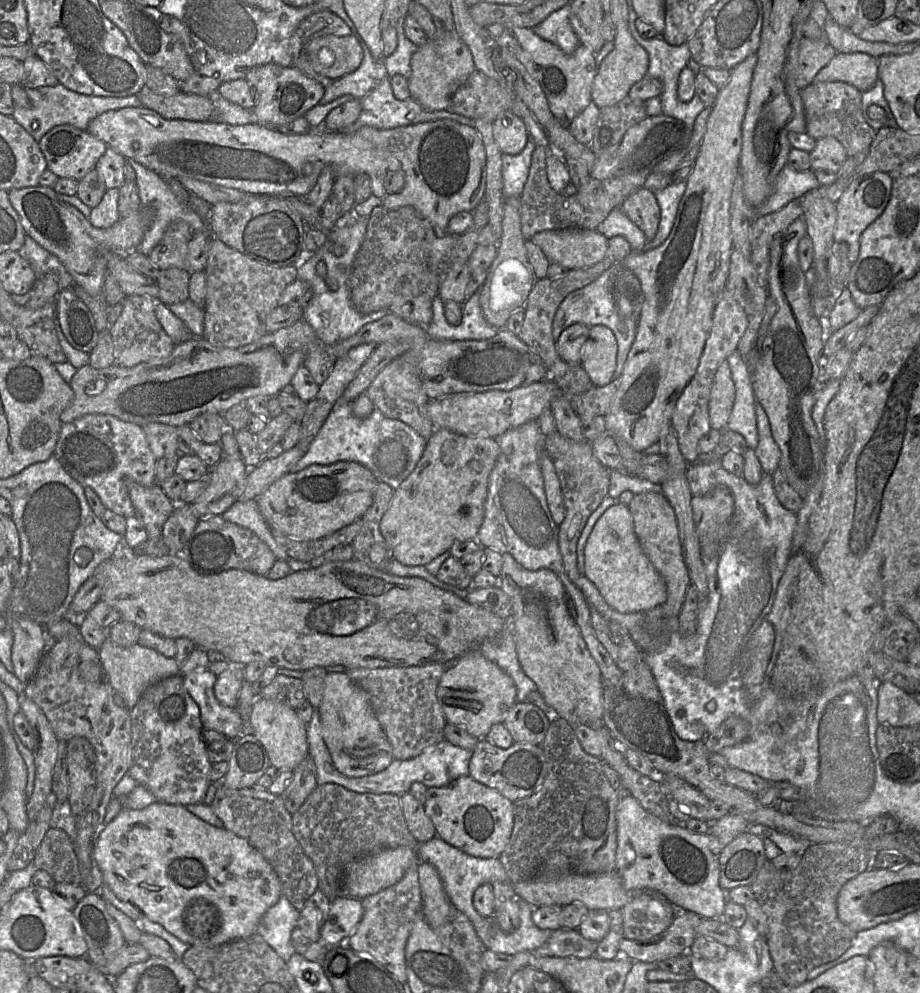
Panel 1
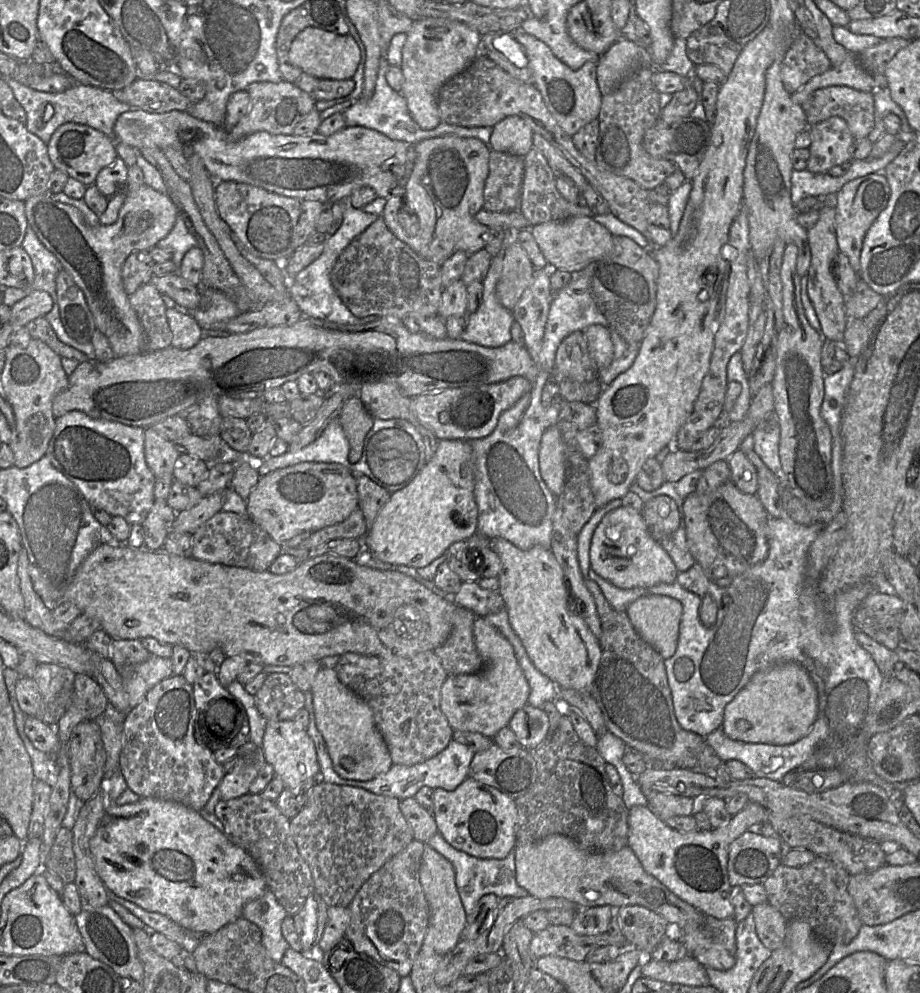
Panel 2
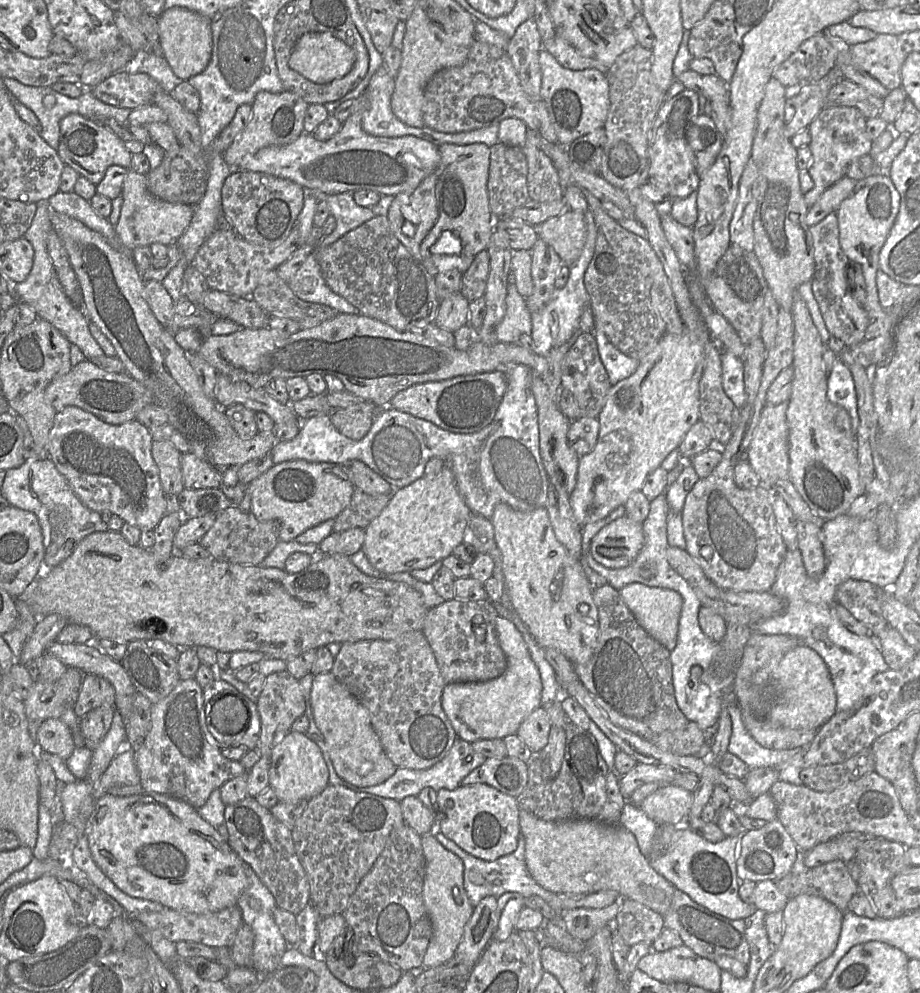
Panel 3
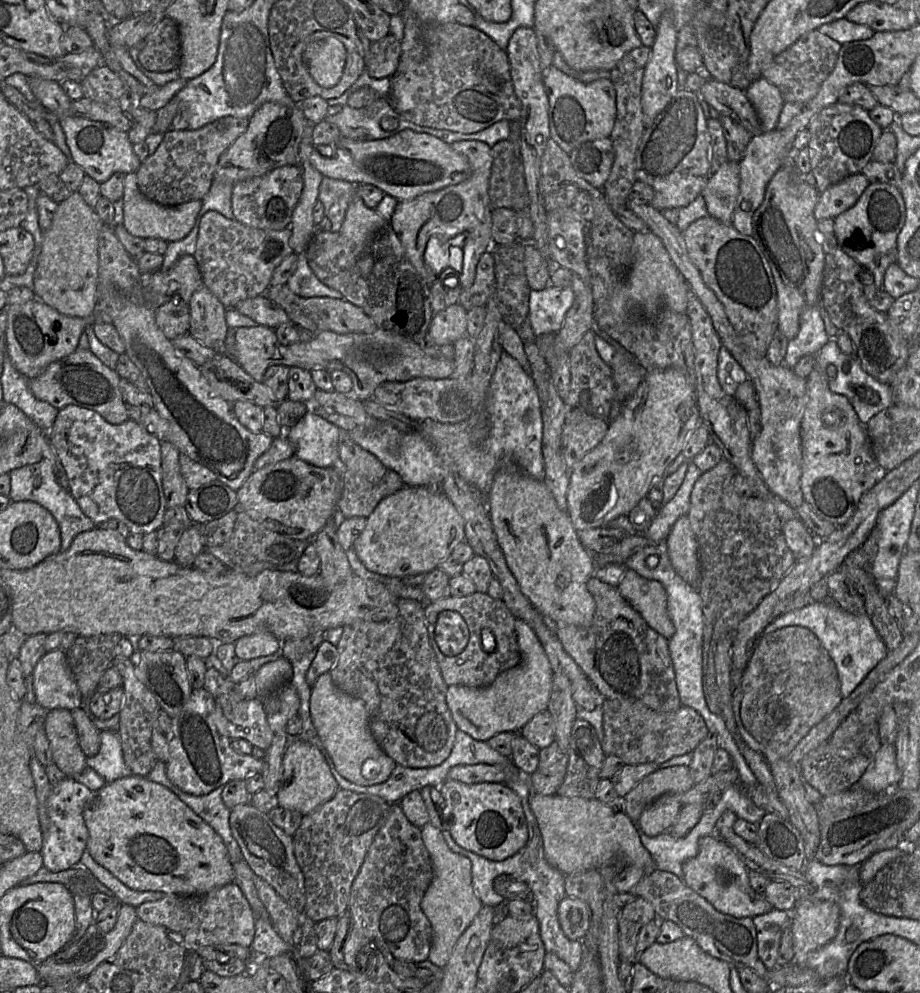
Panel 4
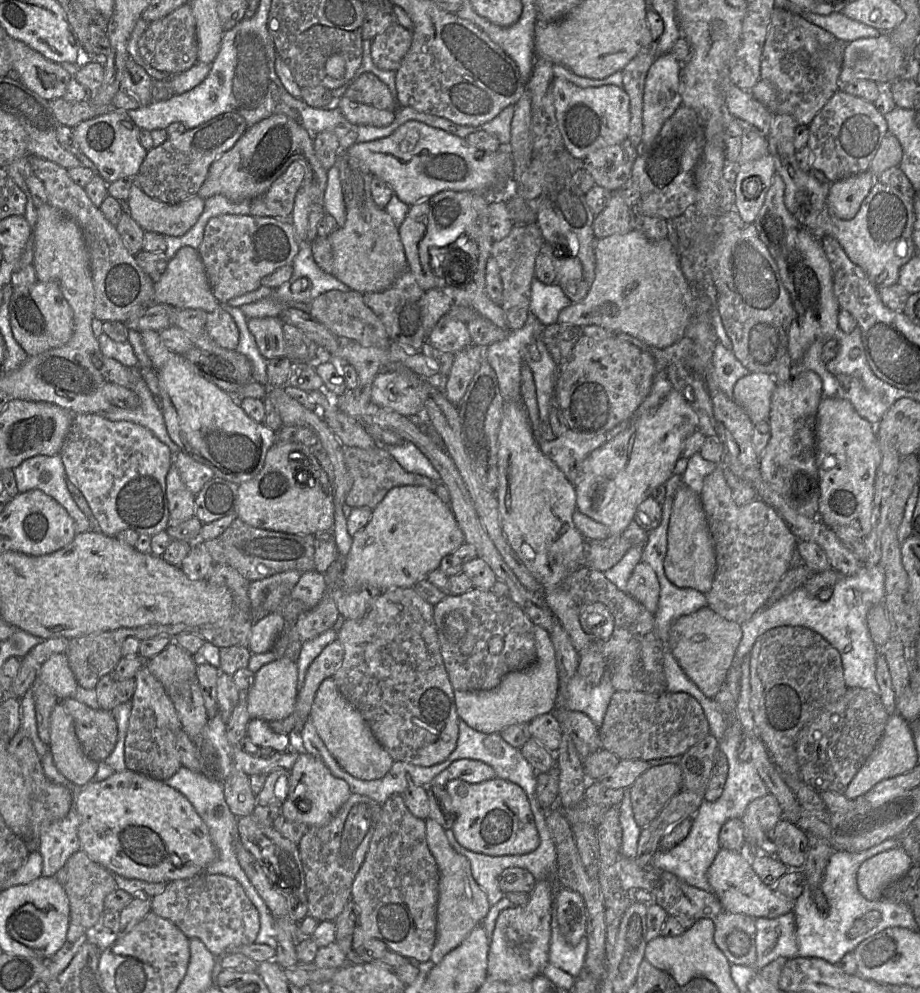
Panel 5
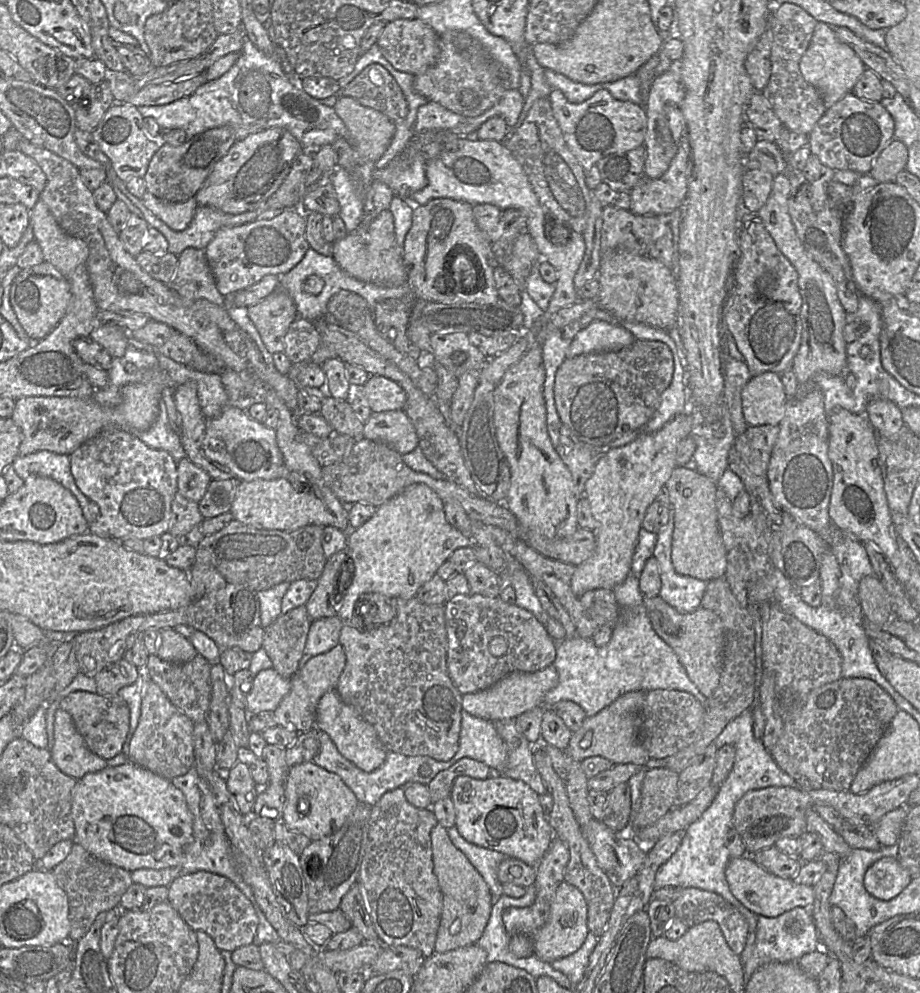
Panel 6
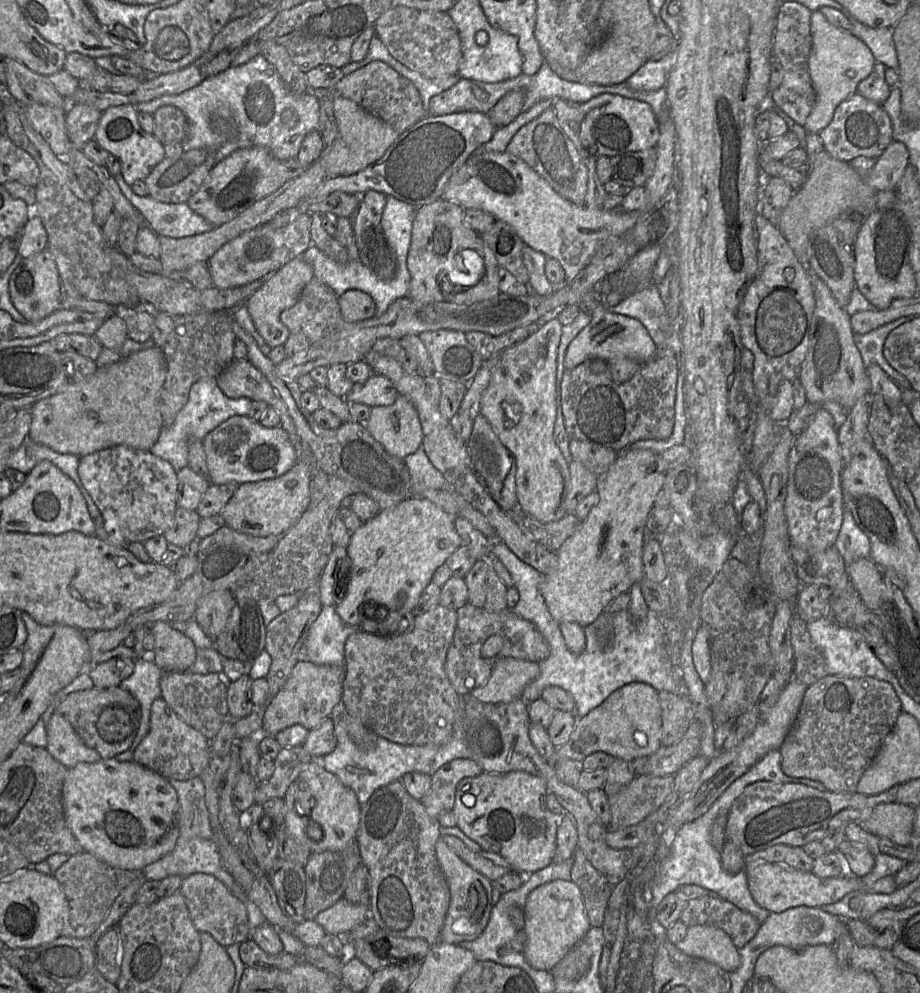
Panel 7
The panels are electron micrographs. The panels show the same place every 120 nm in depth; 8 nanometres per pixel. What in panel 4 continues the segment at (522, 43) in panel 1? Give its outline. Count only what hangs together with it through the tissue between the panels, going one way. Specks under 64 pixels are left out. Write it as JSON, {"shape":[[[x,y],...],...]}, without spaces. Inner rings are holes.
{"shape":[[[551,65],[543,71],[543,84],[549,103],[550,137],[566,153],[583,142],[610,138],[617,108],[616,91],[609,79],[583,83]]]}

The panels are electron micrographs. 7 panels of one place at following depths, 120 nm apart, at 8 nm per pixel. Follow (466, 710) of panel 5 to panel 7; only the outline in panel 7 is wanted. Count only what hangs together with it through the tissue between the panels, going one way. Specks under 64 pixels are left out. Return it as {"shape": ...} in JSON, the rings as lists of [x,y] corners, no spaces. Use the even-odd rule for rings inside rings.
{"shape":[[[512,657],[496,662],[488,681],[470,692],[485,703],[508,703],[521,697],[526,686],[540,674],[539,664]]]}

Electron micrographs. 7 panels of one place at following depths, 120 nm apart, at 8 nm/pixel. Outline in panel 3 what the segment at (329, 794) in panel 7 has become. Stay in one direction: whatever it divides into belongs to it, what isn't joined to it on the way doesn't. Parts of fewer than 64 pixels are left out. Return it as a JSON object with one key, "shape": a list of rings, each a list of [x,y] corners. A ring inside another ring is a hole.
{"shape":[[[290,730],[273,746],[270,755],[269,785],[279,801],[310,800],[329,785],[329,770],[318,745],[305,733]]]}

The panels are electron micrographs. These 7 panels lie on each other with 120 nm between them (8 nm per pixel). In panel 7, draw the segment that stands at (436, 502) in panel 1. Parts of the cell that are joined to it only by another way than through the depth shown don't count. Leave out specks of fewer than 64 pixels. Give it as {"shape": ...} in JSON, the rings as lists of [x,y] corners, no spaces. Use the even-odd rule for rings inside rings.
{"shape":[[[412,496],[393,505],[392,507],[384,510],[379,510],[379,512],[374,517],[366,522],[363,522],[358,529],[356,529],[354,532],[351,532],[350,541],[347,546],[347,554],[351,561],[350,579],[346,587],[346,592],[344,584],[343,589],[337,593],[337,602],[335,604],[335,611],[341,618],[341,620],[345,624],[359,627],[363,618],[376,620],[377,618],[379,618],[379,615],[376,615],[377,611],[381,610],[382,613],[387,612],[385,607],[388,607],[390,610],[412,612],[413,608],[419,601],[422,591],[425,589],[428,583],[431,582],[433,573],[435,572],[436,568],[443,565],[446,562],[447,558],[450,557],[459,546],[462,545],[462,540],[454,527],[453,518],[454,516],[447,514],[444,510],[442,510],[439,506],[437,506],[429,499],[421,496]]]}

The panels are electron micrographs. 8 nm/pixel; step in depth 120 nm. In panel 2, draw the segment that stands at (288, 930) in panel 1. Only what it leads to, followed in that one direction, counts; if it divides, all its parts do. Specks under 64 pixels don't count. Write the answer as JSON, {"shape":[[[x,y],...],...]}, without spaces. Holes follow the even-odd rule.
{"shape":[[[270,889],[249,902],[242,909],[242,918],[256,924],[262,932],[262,943],[268,955],[281,962],[288,948],[288,942],[282,935],[281,925],[288,916]]]}

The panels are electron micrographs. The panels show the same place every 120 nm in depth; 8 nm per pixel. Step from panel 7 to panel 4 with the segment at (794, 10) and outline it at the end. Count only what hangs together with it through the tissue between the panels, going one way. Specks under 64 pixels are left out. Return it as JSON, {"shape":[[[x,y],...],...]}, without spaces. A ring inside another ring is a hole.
{"shape":[[[818,29],[809,31],[778,54],[763,71],[762,77],[778,87],[785,102],[797,102],[804,106],[817,95],[832,72],[841,46]]]}

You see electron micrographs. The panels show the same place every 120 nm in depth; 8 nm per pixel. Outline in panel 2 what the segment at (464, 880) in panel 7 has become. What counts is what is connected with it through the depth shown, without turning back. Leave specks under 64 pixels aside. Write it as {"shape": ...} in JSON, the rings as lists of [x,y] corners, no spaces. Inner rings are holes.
{"shape":[[[427,843],[421,859],[420,882],[429,907],[429,924],[421,950],[432,949],[436,954],[445,955],[460,941],[467,915],[456,887],[453,865]]]}

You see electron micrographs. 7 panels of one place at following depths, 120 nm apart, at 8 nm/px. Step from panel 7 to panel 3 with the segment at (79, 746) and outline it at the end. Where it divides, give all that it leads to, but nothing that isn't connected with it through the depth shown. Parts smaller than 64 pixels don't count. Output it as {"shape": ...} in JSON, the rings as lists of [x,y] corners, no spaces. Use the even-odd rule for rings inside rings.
{"shape":[[[48,718],[38,728],[37,739],[47,752],[59,756],[64,761],[76,748],[70,728],[59,718]]]}

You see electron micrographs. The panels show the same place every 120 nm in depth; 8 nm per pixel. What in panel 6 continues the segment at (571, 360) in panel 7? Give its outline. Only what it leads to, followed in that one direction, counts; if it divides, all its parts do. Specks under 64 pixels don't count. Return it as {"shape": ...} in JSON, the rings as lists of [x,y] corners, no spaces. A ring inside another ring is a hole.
{"shape":[[[594,321],[576,335],[566,357],[569,359],[581,354],[618,351],[632,345],[635,340],[635,336],[622,324]]]}

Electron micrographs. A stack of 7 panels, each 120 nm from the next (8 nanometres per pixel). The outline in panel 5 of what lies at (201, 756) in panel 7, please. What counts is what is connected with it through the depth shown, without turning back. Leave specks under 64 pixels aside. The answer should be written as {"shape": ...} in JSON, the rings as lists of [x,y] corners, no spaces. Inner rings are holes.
{"shape":[[[143,665],[136,673],[135,691],[124,743],[127,769],[155,780],[165,781],[182,766],[176,748],[176,736],[181,722],[172,700],[163,685]]]}

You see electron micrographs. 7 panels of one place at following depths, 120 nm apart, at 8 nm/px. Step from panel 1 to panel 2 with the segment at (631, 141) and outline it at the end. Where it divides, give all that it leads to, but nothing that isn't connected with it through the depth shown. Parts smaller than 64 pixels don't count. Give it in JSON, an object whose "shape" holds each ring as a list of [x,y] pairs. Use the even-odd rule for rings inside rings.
{"shape":[[[685,117],[673,123],[658,120],[643,138],[643,147],[653,157],[670,160],[685,175],[687,181],[694,178],[711,139],[711,124],[707,121]],[[532,146],[523,157],[524,175],[520,195],[519,211],[528,220],[530,227],[538,224],[563,221],[572,217],[594,217],[595,213],[588,206],[580,206],[564,199],[556,188],[555,179],[550,166],[542,153]]]}

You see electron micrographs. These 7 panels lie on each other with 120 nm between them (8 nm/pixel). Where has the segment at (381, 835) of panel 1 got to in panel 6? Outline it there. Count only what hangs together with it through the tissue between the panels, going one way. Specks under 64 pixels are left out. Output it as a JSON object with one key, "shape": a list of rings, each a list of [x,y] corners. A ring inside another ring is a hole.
{"shape":[[[359,803],[337,832],[311,841],[299,855],[307,886],[308,912],[310,914],[338,909],[342,898],[357,883],[368,843],[370,813],[371,806]]]}

